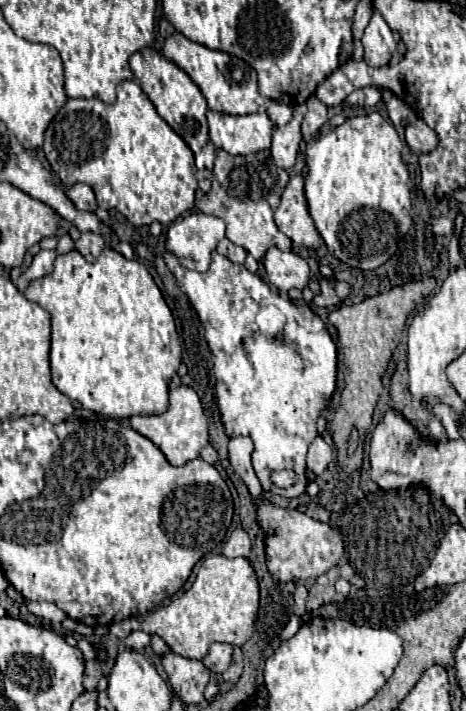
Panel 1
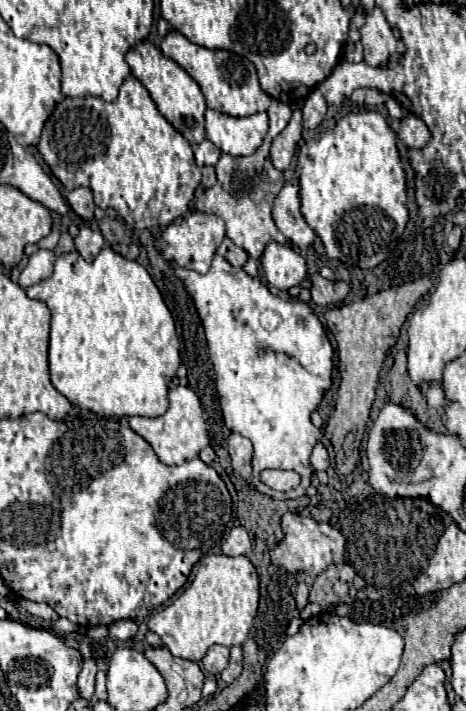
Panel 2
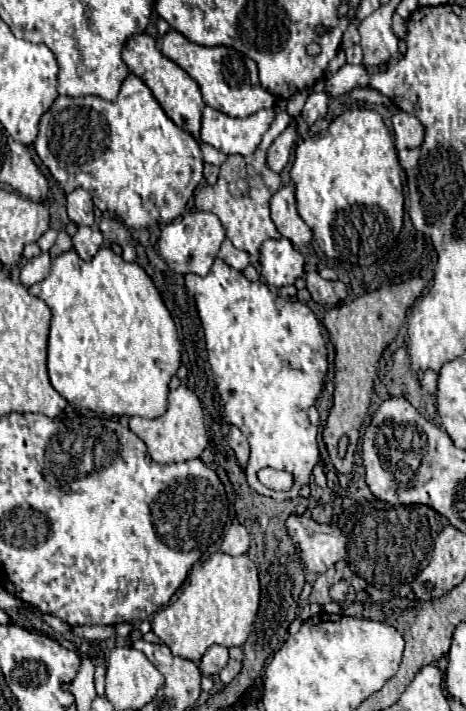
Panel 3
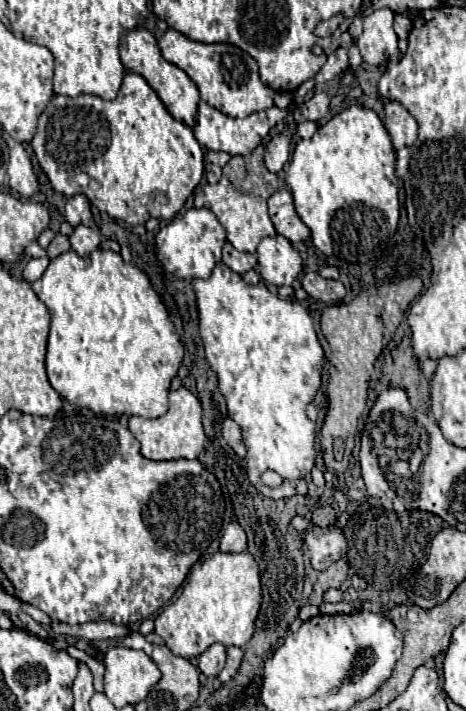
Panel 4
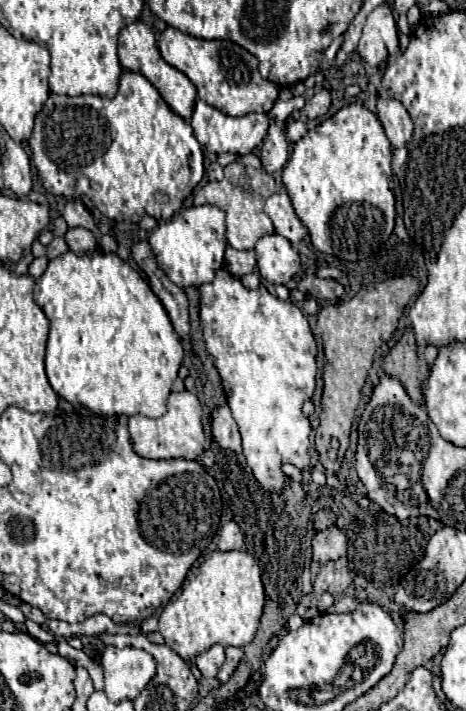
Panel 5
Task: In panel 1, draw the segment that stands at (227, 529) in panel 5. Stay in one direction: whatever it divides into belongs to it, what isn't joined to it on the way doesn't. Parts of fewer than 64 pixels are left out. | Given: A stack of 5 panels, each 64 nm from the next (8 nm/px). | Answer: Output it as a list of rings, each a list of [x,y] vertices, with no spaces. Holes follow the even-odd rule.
[[[242,528],[234,530],[232,536],[230,536],[230,540],[224,544],[222,554],[226,558],[238,558],[238,556],[248,558],[250,556],[250,538],[248,538],[248,534]]]

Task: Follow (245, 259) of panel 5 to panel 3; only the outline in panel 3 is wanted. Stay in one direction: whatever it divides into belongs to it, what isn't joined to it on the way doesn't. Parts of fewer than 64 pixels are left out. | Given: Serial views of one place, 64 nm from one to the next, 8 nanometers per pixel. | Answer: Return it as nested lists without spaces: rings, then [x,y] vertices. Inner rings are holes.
[[[228,238],[222,242],[218,256],[220,256],[228,266],[232,266],[232,268],[236,268],[236,270],[244,270],[244,268],[250,264],[250,256],[248,256],[246,252],[234,248],[234,244],[230,244]]]

